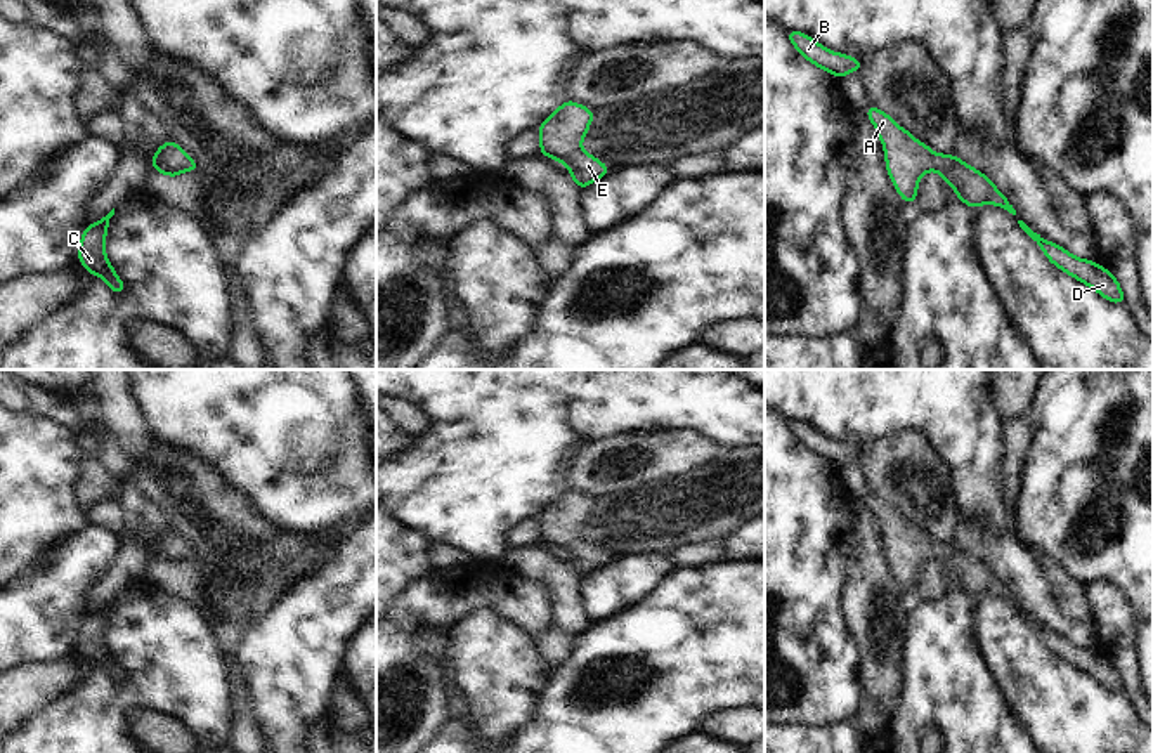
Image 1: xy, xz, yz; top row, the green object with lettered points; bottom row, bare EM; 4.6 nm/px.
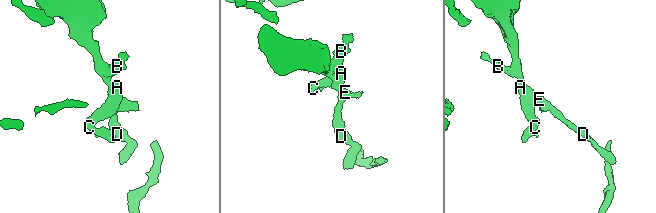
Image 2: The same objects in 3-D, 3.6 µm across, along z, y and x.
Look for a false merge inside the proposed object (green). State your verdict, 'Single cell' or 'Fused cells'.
Single cell

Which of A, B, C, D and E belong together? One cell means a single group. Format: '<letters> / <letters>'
A B C D E

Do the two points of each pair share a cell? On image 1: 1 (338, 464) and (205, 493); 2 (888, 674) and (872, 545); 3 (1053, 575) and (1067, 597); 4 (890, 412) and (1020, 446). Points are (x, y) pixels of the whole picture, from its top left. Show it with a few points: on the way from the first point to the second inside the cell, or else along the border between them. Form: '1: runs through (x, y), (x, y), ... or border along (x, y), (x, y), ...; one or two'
1: border along (203, 458), (262, 514); two
2: runs through (869, 642), (866, 628), (869, 578); one
3: runs through (1058, 580), (1067, 592); one
4: border along (1004, 420), (1004, 479), (1008, 483); two

